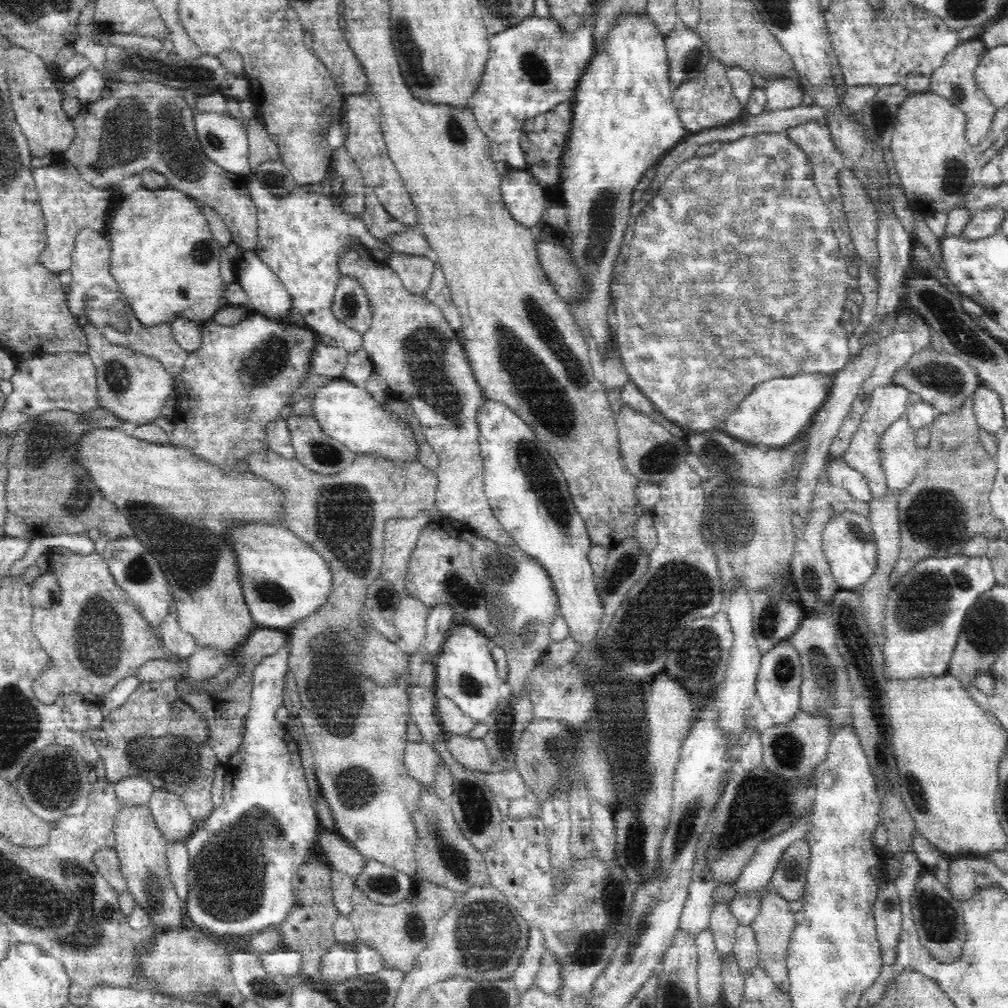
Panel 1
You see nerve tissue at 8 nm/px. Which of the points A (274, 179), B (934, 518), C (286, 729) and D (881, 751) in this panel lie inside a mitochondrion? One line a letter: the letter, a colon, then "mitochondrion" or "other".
A: mitochondrion
B: mitochondrion
C: other
D: mitochondrion

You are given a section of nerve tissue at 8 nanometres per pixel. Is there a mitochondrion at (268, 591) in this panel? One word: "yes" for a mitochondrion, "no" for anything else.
yes

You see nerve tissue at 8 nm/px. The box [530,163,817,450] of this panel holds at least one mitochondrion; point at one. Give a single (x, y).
(601, 230)

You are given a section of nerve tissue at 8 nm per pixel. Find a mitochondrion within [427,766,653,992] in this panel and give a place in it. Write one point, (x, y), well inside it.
(486, 927)

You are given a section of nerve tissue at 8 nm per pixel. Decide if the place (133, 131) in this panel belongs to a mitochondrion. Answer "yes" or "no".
yes

